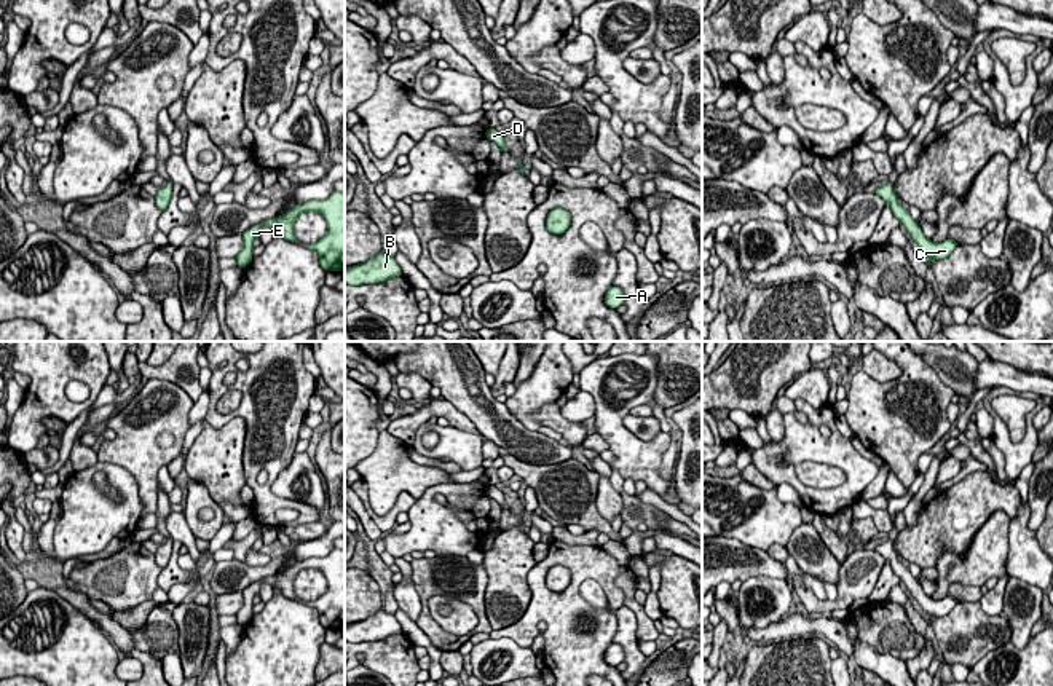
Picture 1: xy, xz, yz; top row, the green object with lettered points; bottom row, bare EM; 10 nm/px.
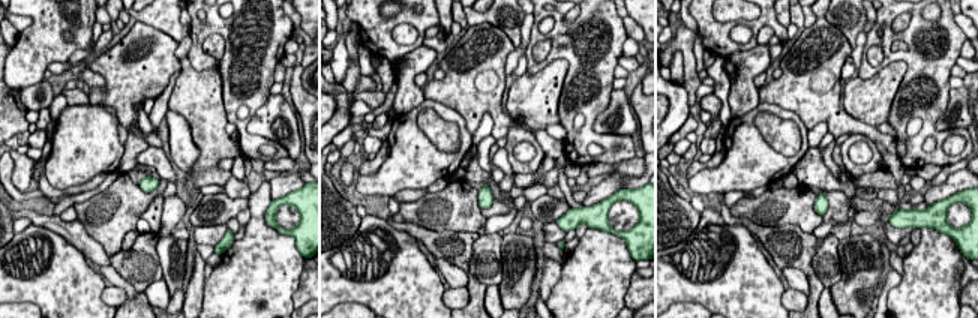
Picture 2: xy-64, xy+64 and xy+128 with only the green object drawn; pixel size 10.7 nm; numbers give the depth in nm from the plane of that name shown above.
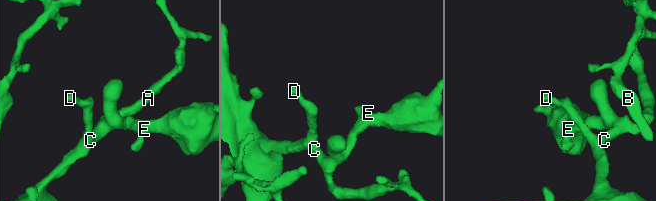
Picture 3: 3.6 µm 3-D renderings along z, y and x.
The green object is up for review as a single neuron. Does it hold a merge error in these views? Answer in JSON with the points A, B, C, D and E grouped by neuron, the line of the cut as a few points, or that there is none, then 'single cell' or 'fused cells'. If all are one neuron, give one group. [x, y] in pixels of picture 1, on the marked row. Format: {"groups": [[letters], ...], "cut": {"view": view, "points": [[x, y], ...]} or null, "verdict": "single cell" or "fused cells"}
{"groups": [["A", "B", "C", "D", "E"]], "cut": null, "verdict": "single cell"}

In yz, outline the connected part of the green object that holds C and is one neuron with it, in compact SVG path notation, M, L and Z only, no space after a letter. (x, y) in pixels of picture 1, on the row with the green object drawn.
M885 182L882 187L876 188L873 193L881 196L885 204L890 206L893 215L905 225L913 241L922 249L922 252L929 258L929 265L932 260L948 258L952 250L957 247L957 242L952 239L945 239L941 242L933 242L927 239L921 230L921 227L913 220L909 212L898 203L897 195L893 191L893 185Z

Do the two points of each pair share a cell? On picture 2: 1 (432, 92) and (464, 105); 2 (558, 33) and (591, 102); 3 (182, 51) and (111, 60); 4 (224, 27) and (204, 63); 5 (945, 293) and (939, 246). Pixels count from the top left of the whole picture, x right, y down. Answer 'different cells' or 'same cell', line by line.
1: same cell
2: same cell
3: different cells
4: same cell
5: same cell

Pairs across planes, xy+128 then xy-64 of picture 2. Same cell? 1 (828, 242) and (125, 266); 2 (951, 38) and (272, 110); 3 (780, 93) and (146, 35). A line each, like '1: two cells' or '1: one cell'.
1: one cell
2: two cells
3: one cell

